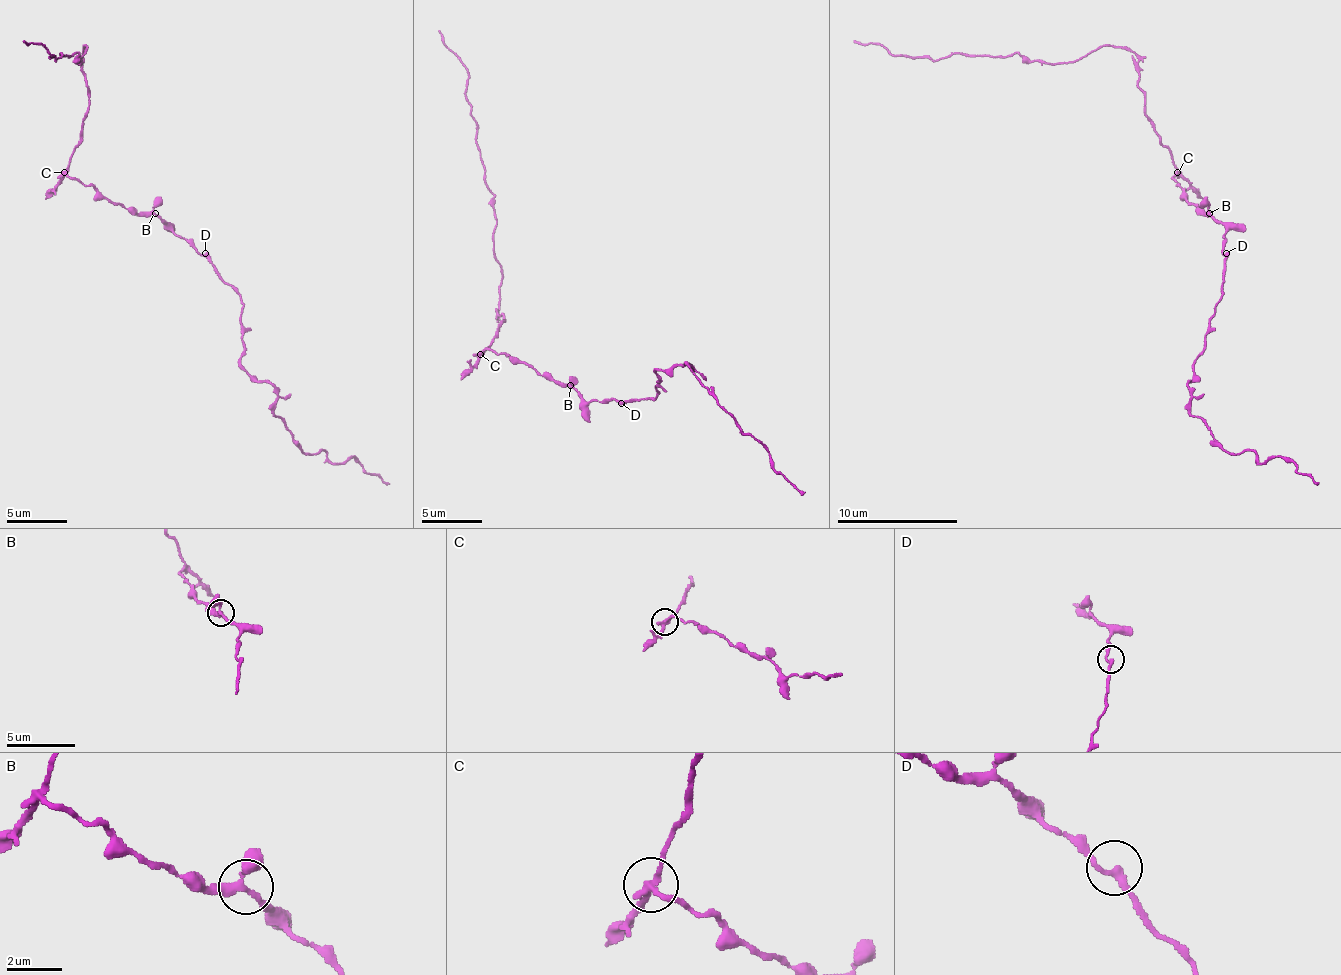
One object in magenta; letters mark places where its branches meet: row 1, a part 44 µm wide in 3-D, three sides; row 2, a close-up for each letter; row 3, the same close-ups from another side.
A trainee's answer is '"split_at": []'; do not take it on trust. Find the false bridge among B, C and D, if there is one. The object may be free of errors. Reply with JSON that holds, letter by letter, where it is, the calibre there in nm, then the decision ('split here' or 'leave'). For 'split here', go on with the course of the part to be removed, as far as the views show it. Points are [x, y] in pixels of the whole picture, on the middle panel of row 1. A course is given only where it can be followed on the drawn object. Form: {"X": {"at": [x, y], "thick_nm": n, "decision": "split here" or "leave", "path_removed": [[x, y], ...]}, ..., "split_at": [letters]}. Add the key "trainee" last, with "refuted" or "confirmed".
{"B": {"at": [570, 385], "thick_nm": 240, "decision": "leave"}, "C": {"at": [480, 354], "thick_nm": 220, "decision": "split here", "path_removed": [[479, 354], [503, 321], [497, 219], [470, 113], [467, 68], [440, 29]]}, "D": {"at": [621, 403], "thick_nm": 220, "decision": "leave"}, "split_at": ["C"], "trainee": "refuted"}

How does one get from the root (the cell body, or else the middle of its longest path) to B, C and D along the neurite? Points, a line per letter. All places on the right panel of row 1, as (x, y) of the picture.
B: (1190, 202), (1202, 214), (1208, 214)
C: (1190, 202), (1175, 180), (1178, 171)
D: (1190, 202), (1196, 208), (1208, 211), (1226, 229), (1223, 256), (1226, 253)

